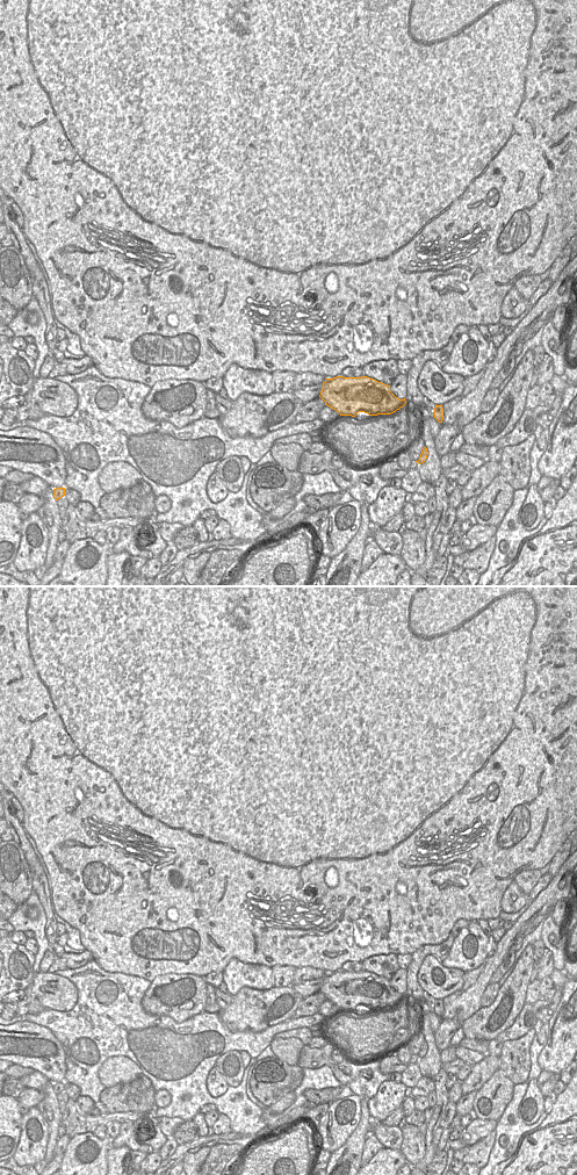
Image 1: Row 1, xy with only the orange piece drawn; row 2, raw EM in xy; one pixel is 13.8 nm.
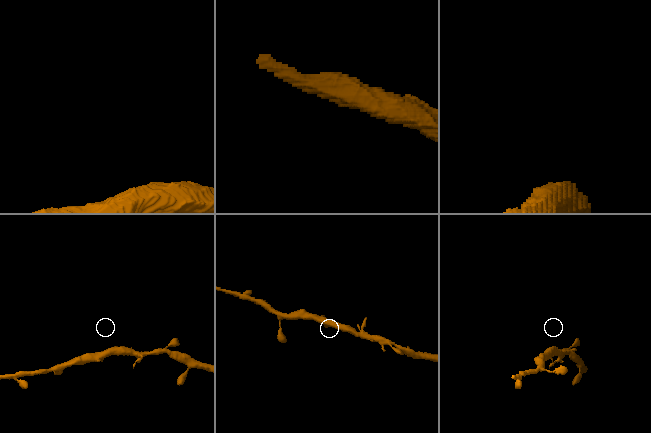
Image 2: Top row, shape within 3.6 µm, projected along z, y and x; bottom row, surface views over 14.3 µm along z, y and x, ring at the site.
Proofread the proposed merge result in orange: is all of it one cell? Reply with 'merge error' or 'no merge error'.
no merge error

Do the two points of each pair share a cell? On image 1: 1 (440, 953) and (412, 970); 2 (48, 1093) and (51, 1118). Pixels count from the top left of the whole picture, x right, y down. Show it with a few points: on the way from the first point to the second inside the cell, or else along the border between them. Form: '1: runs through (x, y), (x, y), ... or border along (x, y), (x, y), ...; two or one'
1: runs through (432, 951), (425, 951), (417, 961); one
2: runs through (49, 1098), (51, 1112); one

